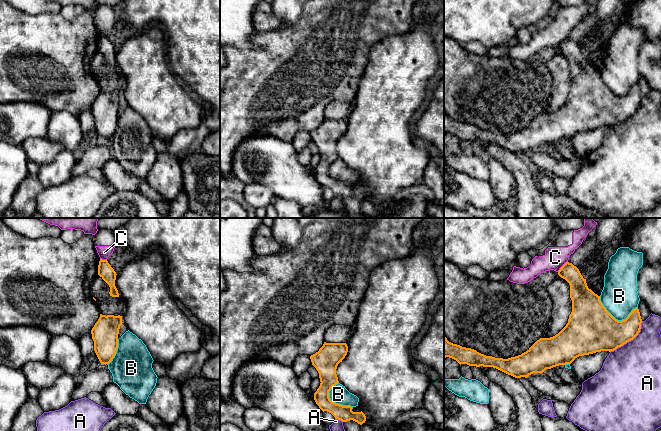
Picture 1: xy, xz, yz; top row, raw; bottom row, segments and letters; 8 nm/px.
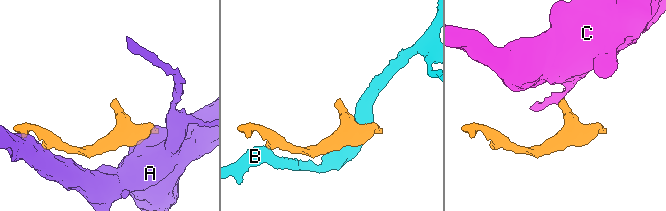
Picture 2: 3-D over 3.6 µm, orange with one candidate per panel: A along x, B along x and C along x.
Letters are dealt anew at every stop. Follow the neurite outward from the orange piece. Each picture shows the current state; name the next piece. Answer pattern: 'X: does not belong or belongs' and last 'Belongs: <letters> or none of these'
A: does not belong
B: does not belong
C: does not belong
Belongs: none of these

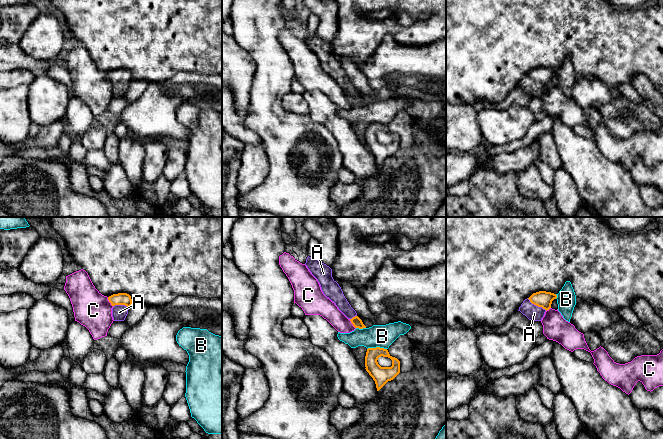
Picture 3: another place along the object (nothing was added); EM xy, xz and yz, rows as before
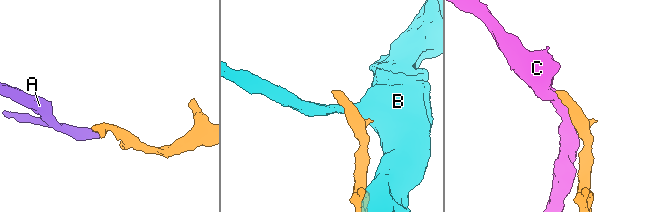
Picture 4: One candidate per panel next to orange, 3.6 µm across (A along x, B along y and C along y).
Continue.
A: belongs
B: does not belong
C: does not belong
Belongs: A

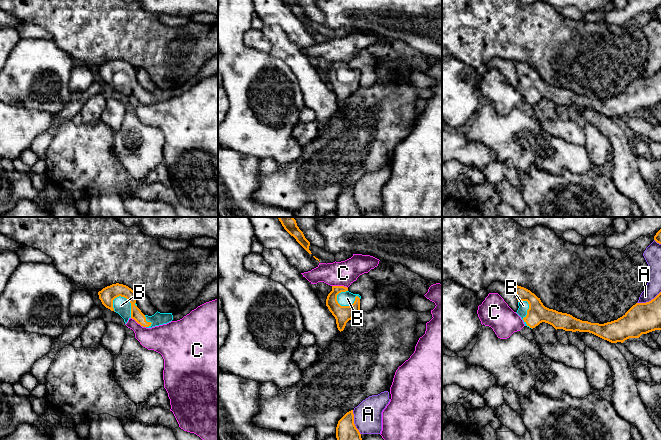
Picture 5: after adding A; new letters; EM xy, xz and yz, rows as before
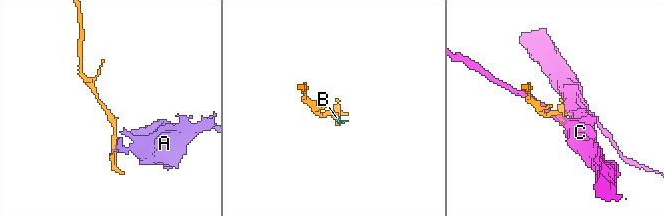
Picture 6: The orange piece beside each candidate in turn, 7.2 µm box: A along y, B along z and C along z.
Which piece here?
A: does not belong
B: belongs
C: does not belong
Belongs: B

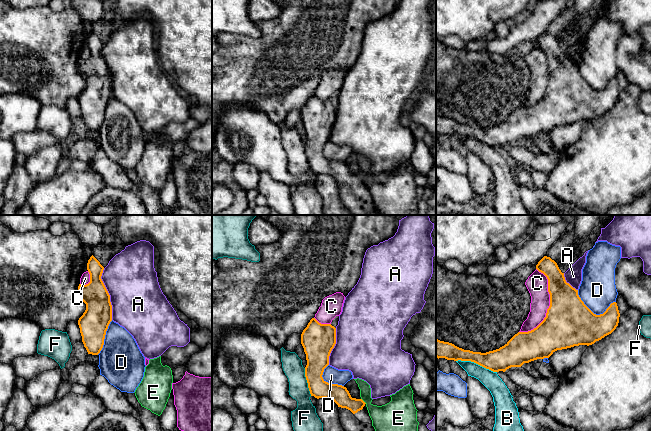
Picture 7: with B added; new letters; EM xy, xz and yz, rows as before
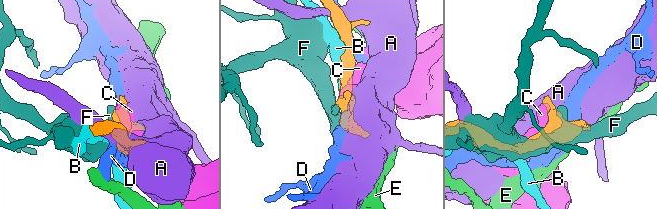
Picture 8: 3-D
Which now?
A: does not belong
B: does not belong
C: does not belong
D: does not belong
E: does not belong
F: does not belong
Belongs: none of these

